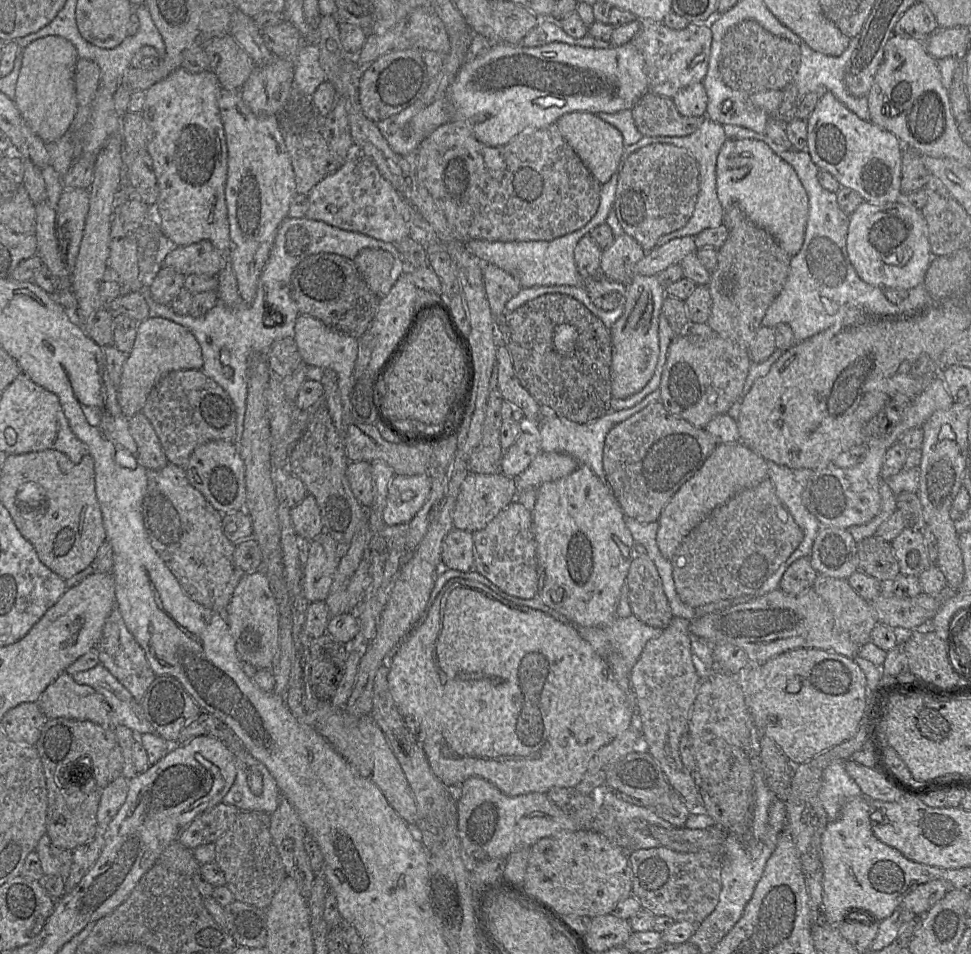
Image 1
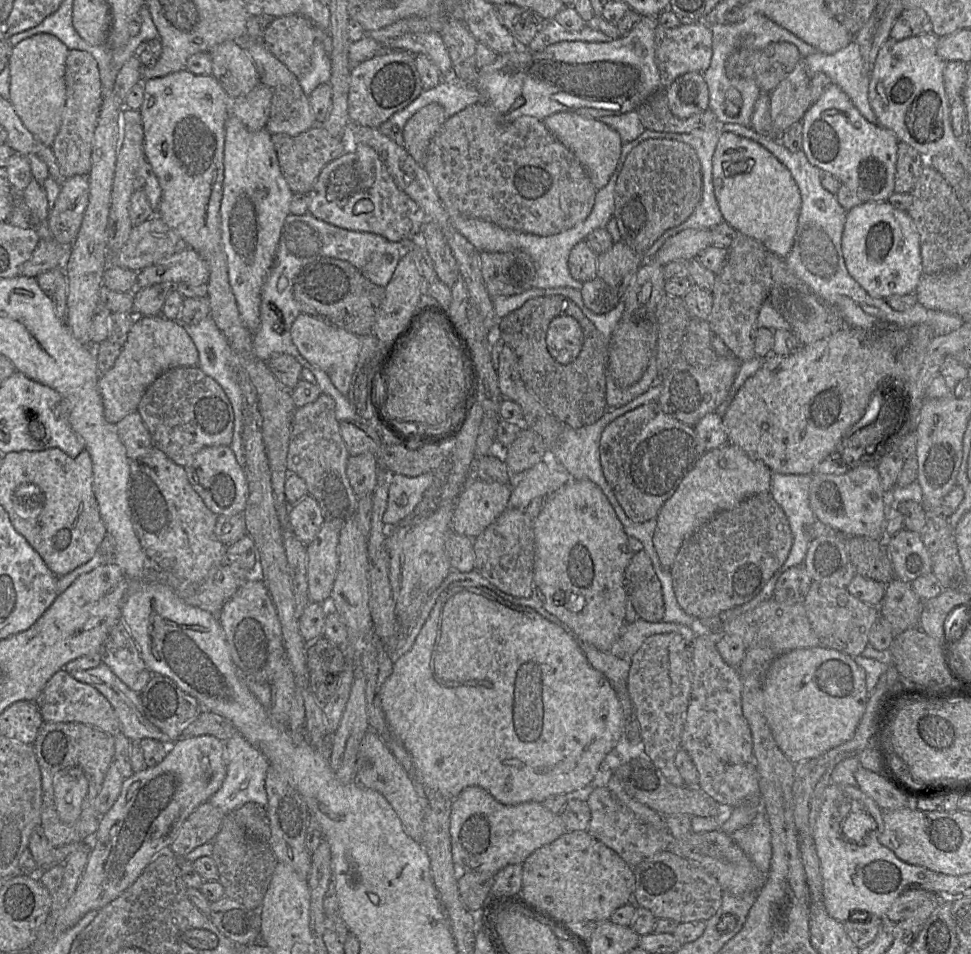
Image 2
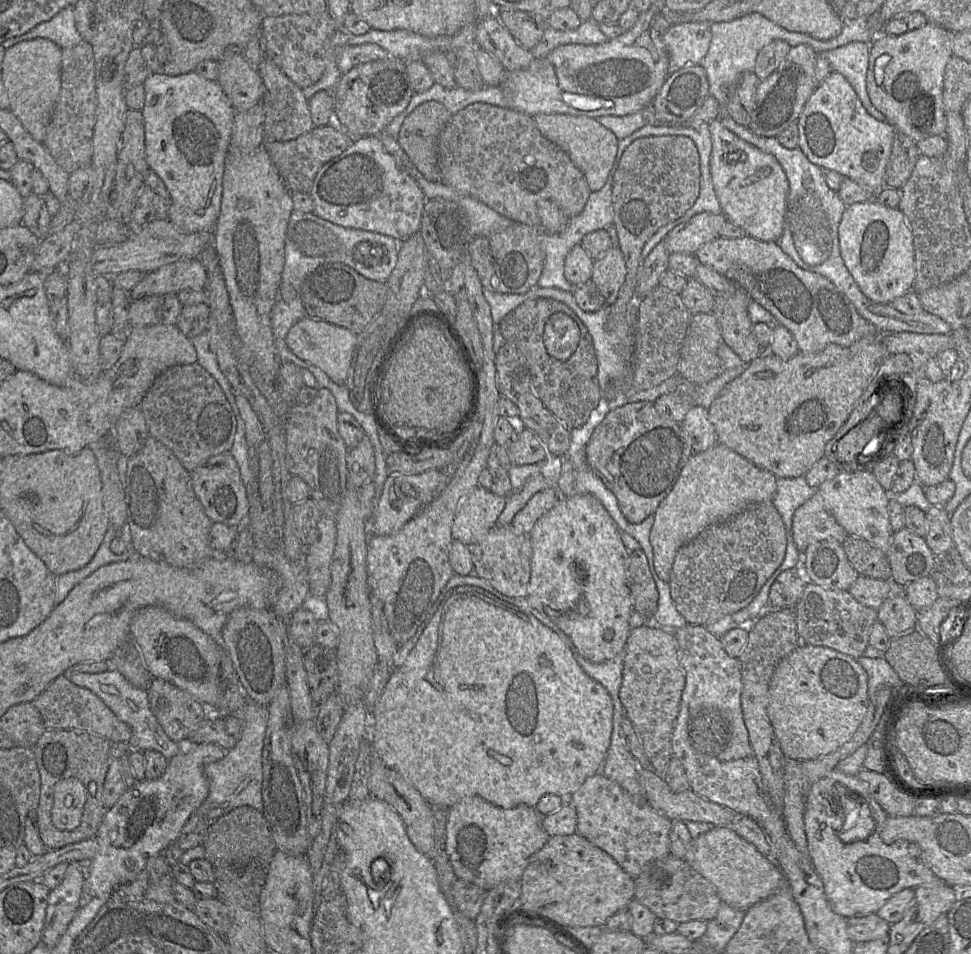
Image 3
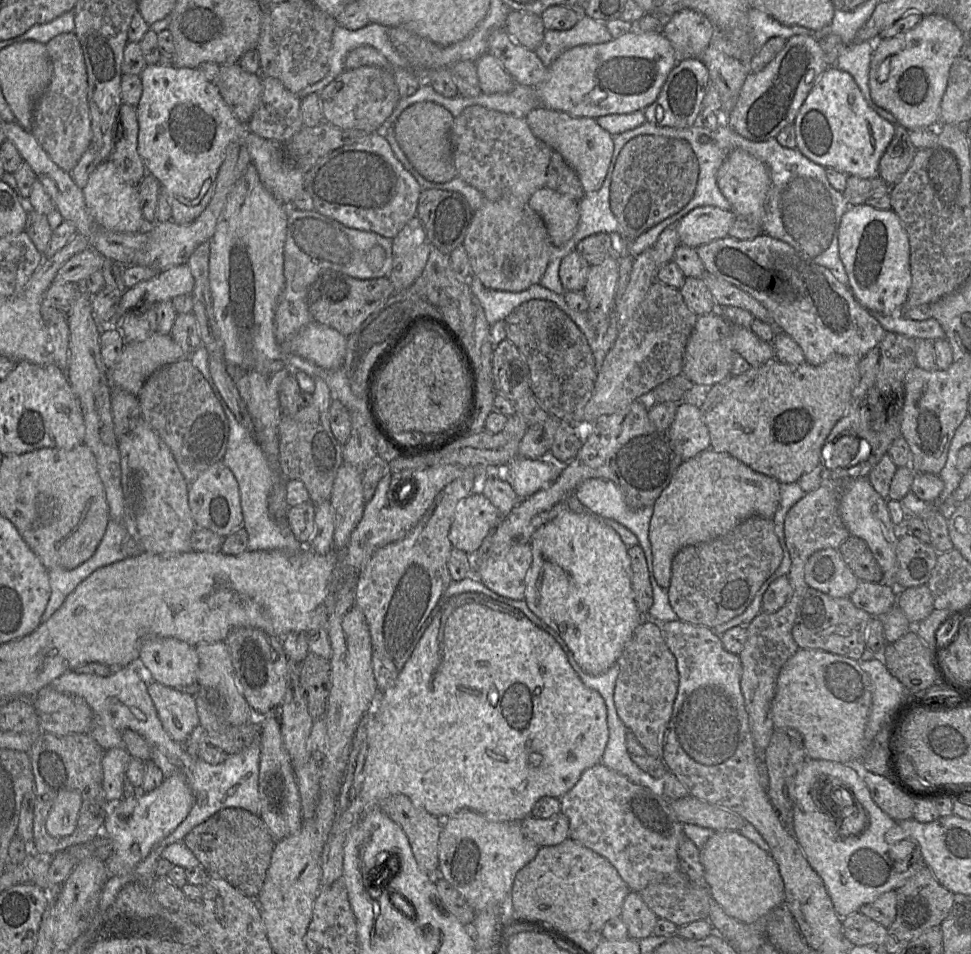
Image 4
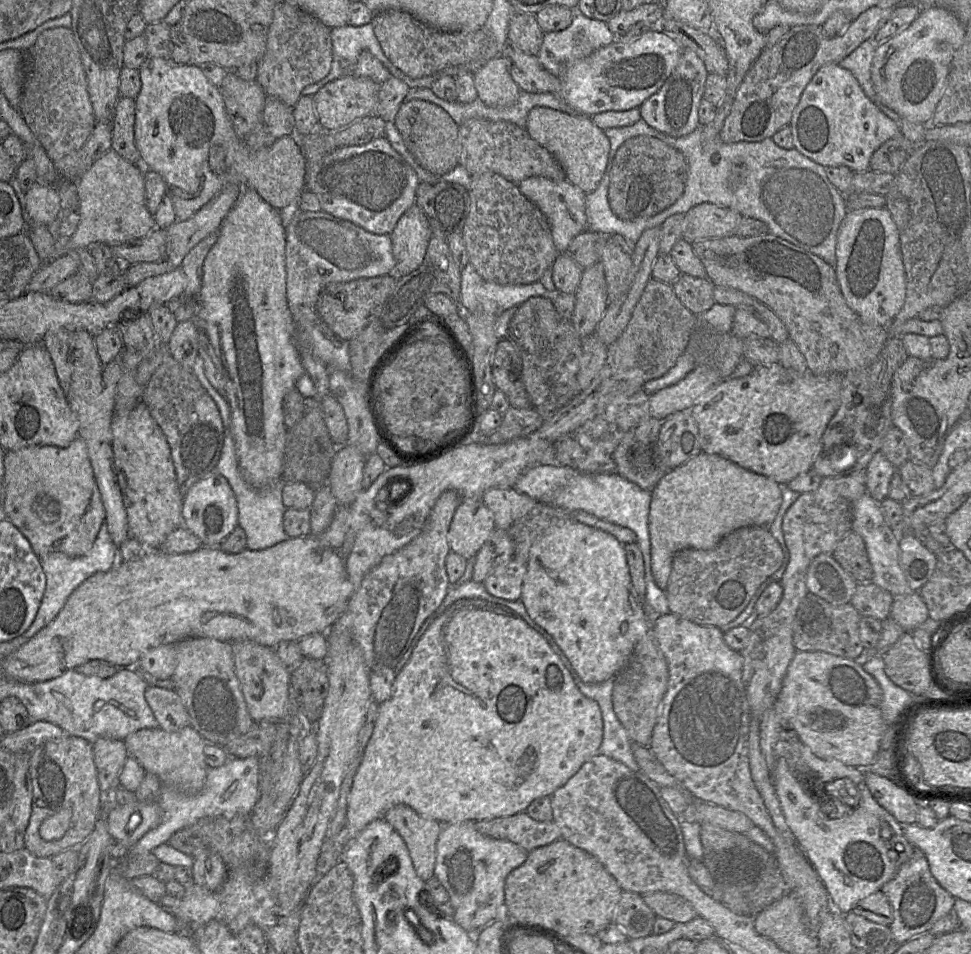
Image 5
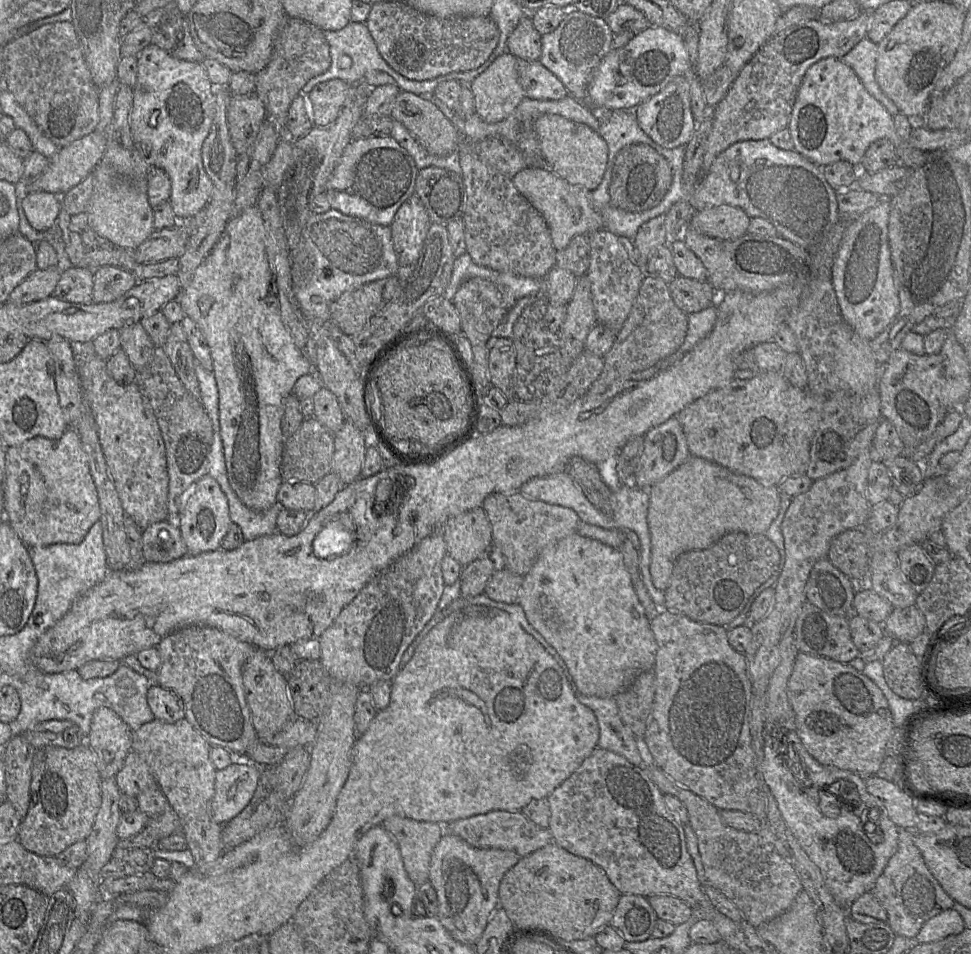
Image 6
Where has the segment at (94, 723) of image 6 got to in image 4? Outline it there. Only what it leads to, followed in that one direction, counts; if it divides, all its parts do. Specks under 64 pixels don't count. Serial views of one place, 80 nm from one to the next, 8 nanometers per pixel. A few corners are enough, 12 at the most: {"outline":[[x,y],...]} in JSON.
{"outline":[[126,748],[105,750],[101,765],[109,805],[123,797],[130,755]]}

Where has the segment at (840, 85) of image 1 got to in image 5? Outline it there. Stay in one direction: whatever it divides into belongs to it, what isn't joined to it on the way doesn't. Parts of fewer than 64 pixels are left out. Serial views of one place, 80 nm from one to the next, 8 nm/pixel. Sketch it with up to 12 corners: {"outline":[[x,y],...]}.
{"outline":[[866,40],[838,64],[849,70],[866,96],[899,124],[901,117],[880,102],[871,68],[875,42]]}

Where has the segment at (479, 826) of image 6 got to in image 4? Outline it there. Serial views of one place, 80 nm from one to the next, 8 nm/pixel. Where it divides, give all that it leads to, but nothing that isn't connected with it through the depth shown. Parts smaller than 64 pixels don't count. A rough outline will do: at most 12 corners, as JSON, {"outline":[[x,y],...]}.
{"outline":[[560,812],[548,819],[528,816],[523,834],[539,847],[569,838],[569,820]]}

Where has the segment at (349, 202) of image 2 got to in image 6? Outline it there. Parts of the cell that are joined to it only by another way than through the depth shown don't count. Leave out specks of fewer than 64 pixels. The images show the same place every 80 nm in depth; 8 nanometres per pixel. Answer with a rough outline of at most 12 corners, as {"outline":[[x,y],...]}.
{"outline":[[392,137],[352,140],[324,192],[331,209],[390,226],[415,193]]}

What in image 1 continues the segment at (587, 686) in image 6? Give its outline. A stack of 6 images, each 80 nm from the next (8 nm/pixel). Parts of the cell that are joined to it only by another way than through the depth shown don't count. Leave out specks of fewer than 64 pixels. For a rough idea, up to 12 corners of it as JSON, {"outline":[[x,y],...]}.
{"outline":[[589,467],[537,489],[537,595],[611,625],[636,542]]}

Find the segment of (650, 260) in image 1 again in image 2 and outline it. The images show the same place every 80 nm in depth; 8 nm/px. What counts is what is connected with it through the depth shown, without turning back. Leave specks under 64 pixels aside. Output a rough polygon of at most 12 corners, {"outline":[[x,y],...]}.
{"outline":[[685,229],[652,257],[663,267],[690,261],[712,245],[711,229]]}

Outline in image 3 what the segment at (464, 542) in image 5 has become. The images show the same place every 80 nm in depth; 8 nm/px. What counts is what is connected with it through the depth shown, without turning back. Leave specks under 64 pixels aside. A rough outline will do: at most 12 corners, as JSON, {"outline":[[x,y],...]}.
{"outline":[[478,485],[460,504],[452,538],[469,547],[496,525],[507,497]]}

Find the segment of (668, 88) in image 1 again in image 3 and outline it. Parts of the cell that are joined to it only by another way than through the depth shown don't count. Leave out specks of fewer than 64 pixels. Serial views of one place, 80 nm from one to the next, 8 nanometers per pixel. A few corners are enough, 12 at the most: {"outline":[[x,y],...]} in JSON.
{"outline":[[709,22],[672,25],[662,40],[668,76],[701,64]]}

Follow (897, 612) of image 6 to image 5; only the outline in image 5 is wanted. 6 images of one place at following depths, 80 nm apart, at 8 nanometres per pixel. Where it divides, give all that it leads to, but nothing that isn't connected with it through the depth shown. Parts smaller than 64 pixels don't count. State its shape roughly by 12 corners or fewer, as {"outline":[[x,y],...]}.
{"outline":[[918,591],[894,597],[890,617],[905,632],[929,618]]}

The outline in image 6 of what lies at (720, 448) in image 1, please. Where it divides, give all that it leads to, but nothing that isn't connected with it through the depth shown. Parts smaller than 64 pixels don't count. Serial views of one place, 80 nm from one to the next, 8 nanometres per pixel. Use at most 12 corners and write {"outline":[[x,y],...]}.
{"outline":[[690,456],[648,491],[650,574],[730,532],[765,534],[762,484]]}

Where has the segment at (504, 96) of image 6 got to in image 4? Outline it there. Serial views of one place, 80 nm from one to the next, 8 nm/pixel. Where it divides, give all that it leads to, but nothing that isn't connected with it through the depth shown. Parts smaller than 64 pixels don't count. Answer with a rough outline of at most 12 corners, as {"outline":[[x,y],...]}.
{"outline":[[491,53],[476,61],[482,93],[505,93],[516,82]]}

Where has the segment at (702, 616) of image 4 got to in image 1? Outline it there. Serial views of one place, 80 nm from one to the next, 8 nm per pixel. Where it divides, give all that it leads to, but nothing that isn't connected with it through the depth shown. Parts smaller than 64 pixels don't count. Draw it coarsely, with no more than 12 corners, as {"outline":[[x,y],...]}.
{"outline":[[767,477],[671,559],[692,608],[755,596],[802,529]]}

